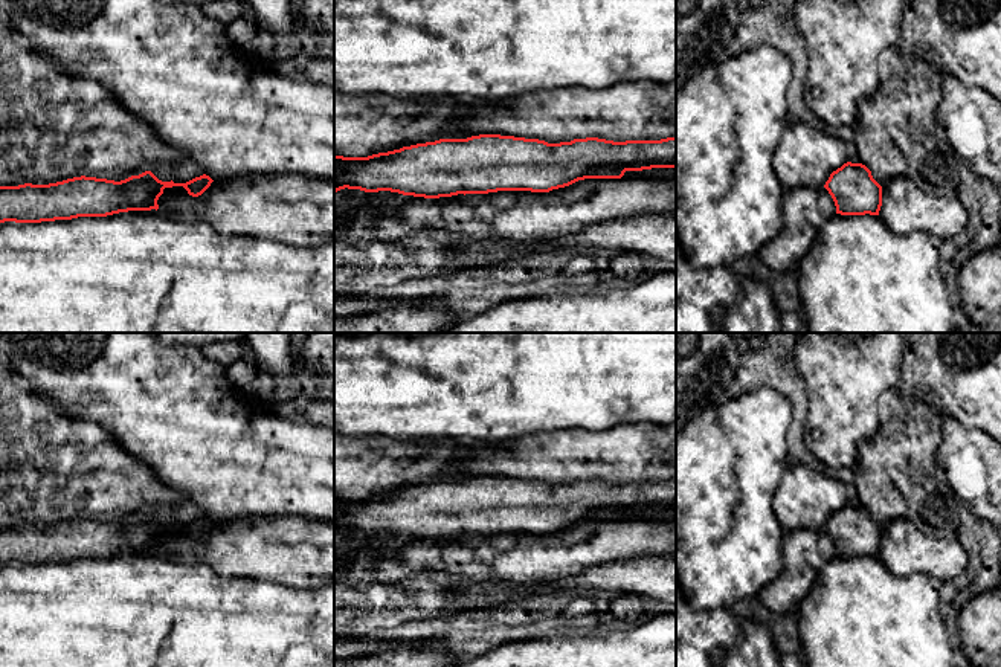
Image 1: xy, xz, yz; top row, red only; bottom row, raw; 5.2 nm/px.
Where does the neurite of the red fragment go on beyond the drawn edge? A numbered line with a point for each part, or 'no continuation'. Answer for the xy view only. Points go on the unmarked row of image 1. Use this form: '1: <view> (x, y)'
no continuation

